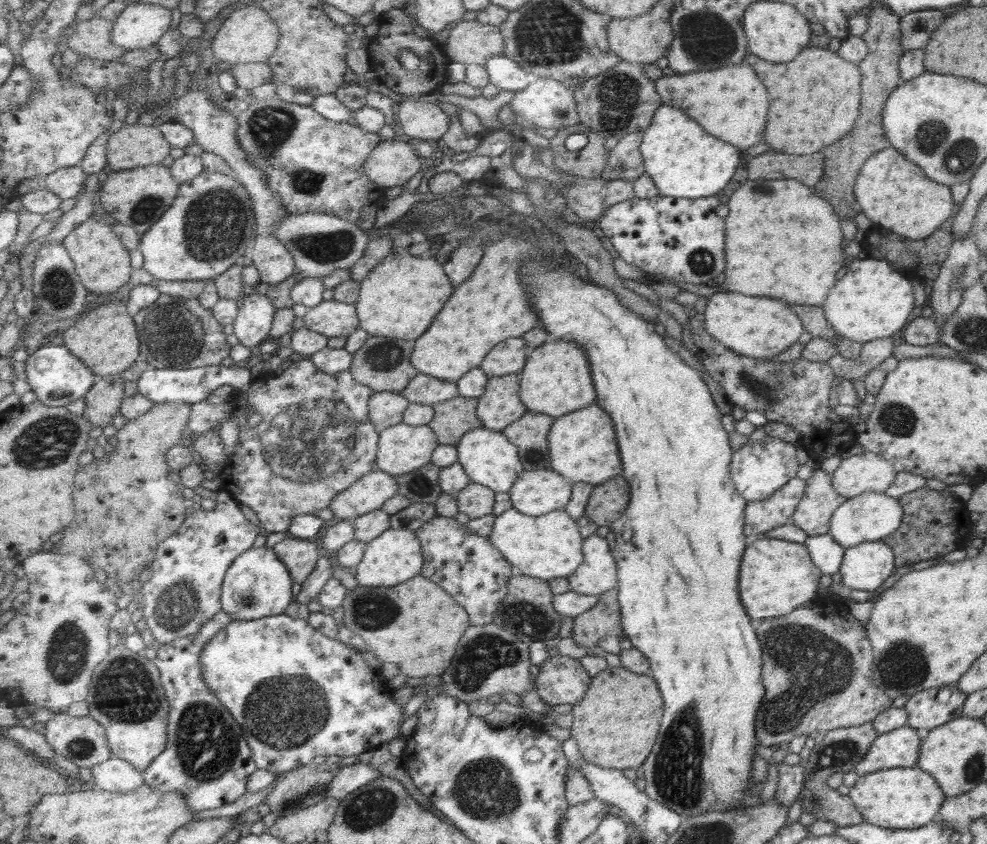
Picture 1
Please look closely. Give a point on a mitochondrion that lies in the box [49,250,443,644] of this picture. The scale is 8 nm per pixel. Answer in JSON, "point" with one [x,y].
{"point":[310,445]}

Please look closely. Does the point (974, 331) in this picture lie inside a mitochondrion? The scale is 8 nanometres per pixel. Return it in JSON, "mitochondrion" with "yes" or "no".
{"mitochondrion":"yes"}

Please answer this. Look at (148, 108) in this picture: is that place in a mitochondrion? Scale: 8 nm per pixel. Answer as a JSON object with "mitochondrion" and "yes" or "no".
{"mitochondrion":"no"}

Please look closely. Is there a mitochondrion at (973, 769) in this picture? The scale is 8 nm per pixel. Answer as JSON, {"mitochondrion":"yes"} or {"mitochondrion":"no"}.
{"mitochondrion":"yes"}

